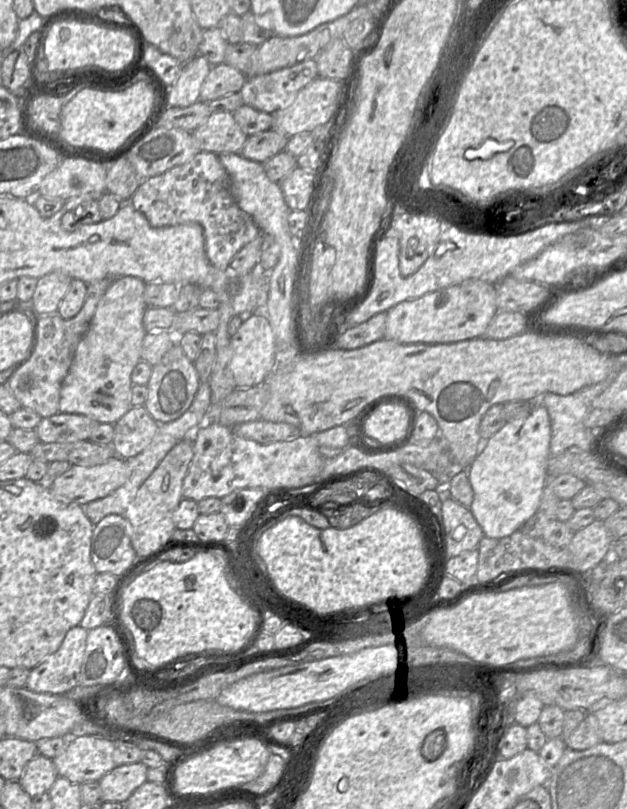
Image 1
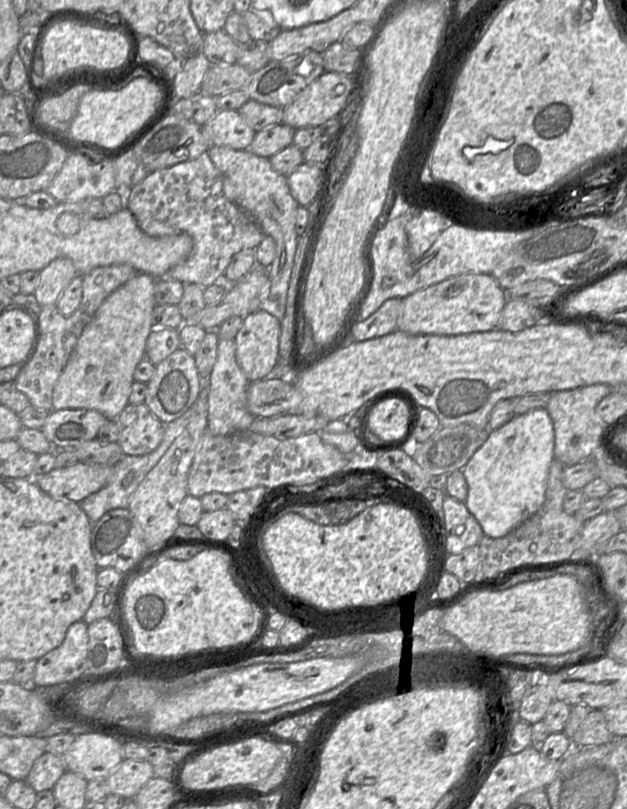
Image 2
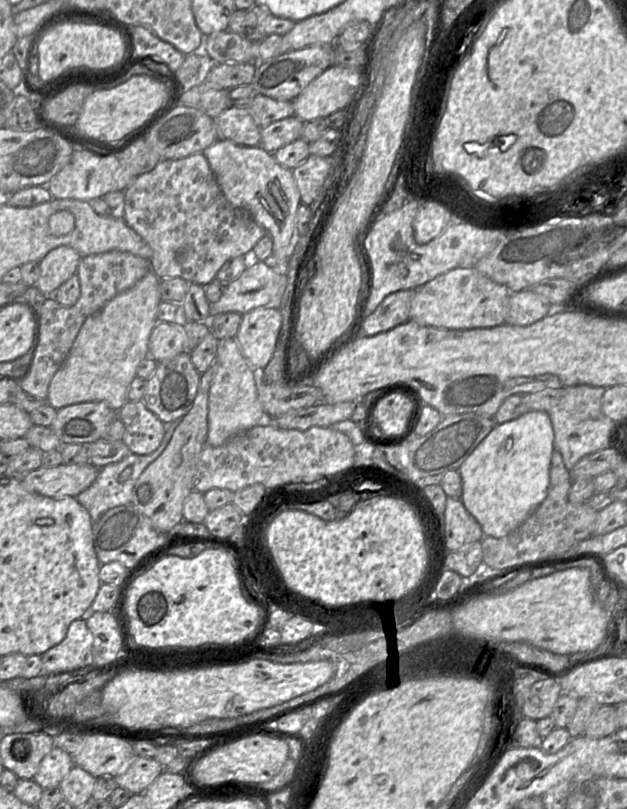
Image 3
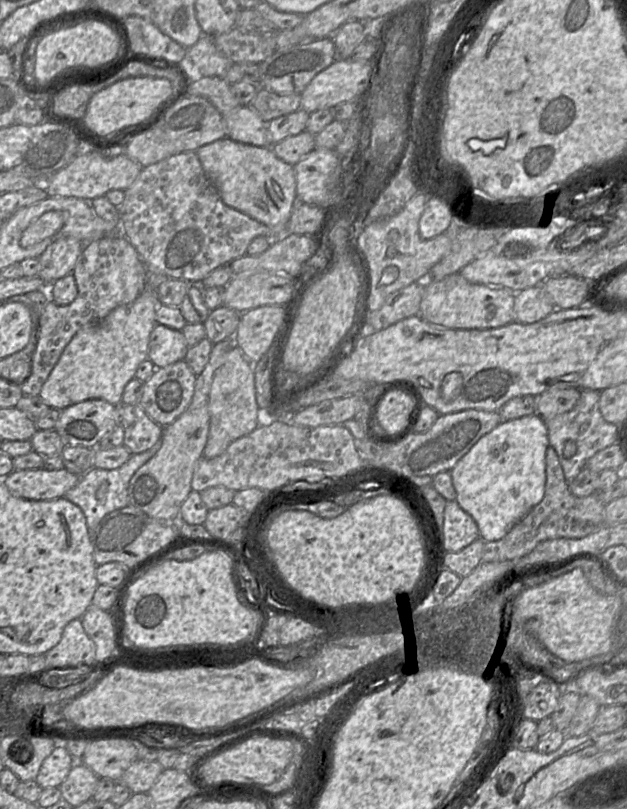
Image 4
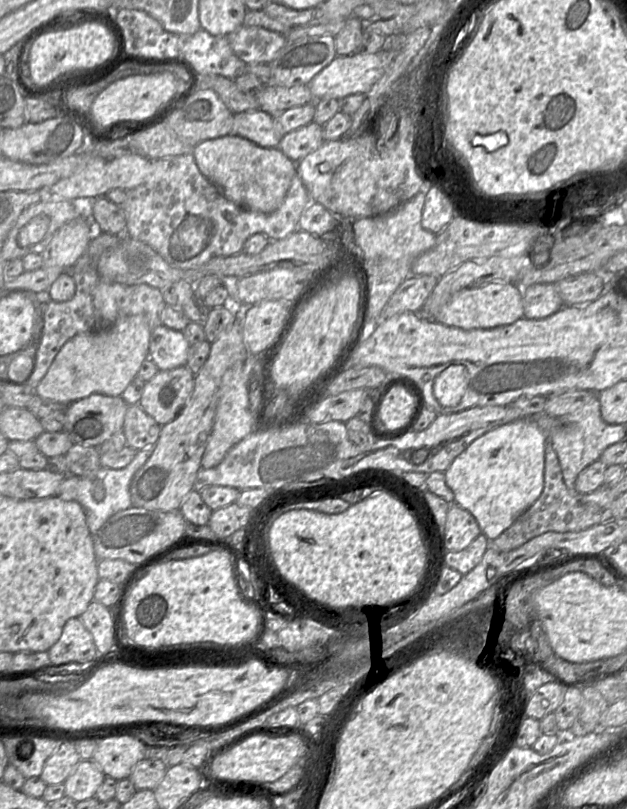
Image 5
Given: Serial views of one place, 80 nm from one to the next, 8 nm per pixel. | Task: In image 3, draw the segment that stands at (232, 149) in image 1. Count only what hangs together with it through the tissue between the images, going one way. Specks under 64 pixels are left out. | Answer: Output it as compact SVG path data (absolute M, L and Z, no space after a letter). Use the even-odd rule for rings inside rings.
M230 106L215 119L218 139L230 140L241 146L257 147L261 128L247 107Z

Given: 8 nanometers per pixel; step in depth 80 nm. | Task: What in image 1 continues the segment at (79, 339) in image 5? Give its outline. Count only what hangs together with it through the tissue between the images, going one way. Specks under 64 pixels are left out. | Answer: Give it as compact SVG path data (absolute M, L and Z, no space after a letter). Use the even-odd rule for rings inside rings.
M134 276L117 277L108 287L96 306L85 335L80 340L69 371L62 382L59 412L85 415L98 423L115 424L131 407L131 376L142 360L141 351L146 330L143 316L147 305L144 301L146 284Z

